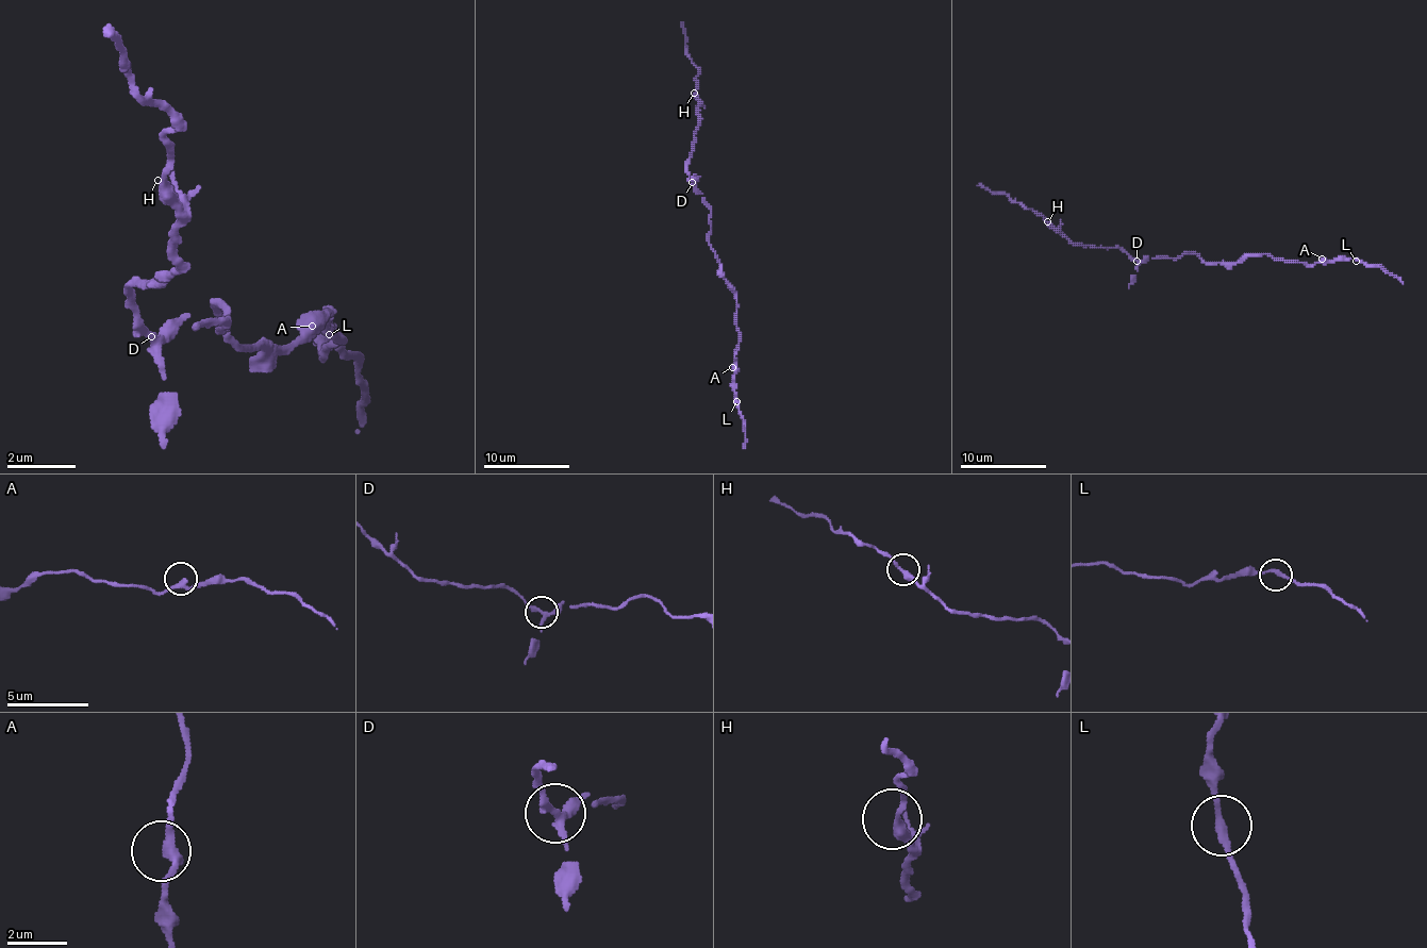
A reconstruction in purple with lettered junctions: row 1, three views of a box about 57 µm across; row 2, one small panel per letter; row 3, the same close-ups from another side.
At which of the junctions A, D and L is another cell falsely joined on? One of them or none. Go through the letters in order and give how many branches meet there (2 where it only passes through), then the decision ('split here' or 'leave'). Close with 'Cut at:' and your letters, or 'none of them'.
A: branches 2; leave
D: branches 2; leave
L: branches 2; leave
Cut at: none of them

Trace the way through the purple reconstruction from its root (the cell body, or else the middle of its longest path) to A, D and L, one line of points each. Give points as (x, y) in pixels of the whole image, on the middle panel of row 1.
A: (711, 228), (709, 245), (715, 251), (719, 275), (736, 298), (739, 350), (732, 367)
D: (711, 228), (711, 209), (692, 183)
L: (711, 228), (709, 245), (715, 251), (719, 275), (736, 298), (736, 401)

